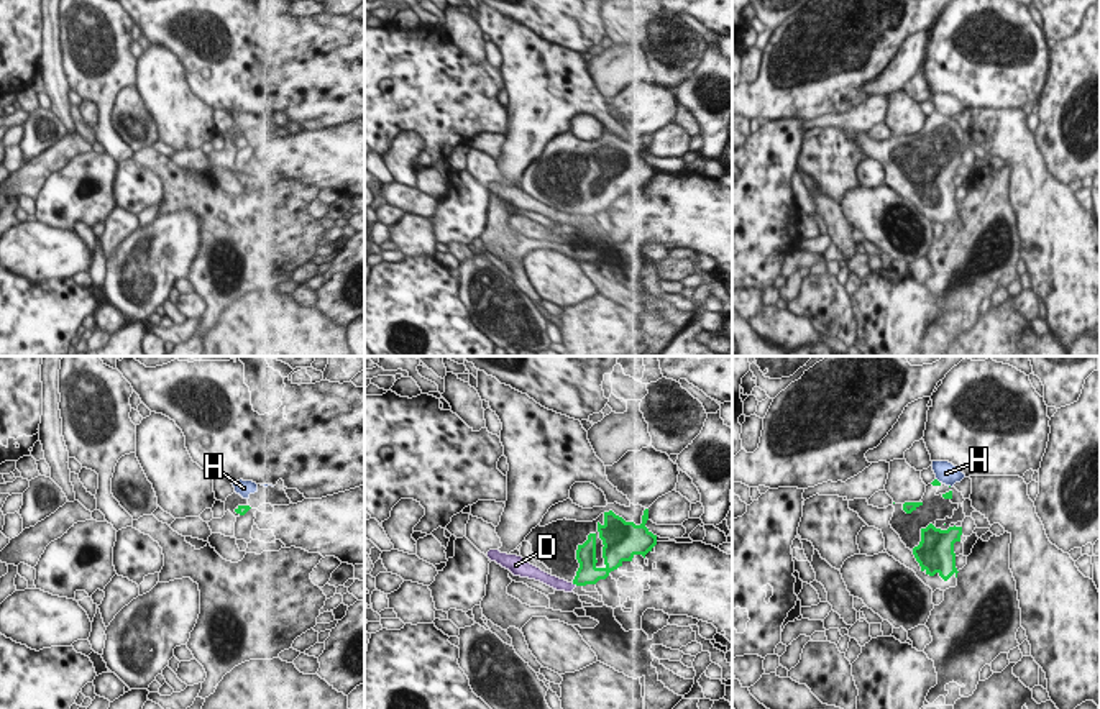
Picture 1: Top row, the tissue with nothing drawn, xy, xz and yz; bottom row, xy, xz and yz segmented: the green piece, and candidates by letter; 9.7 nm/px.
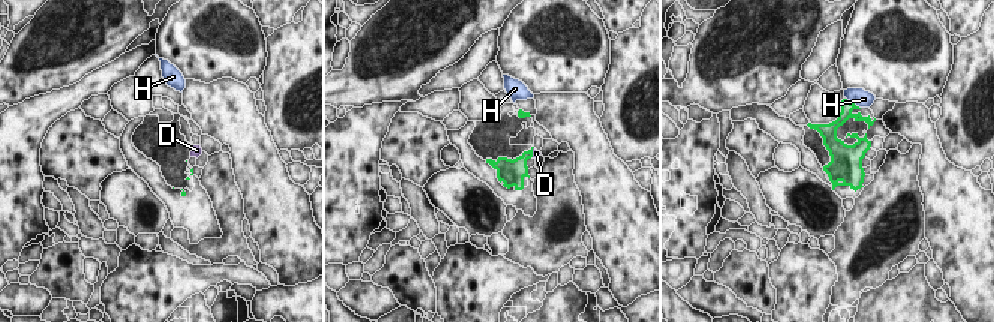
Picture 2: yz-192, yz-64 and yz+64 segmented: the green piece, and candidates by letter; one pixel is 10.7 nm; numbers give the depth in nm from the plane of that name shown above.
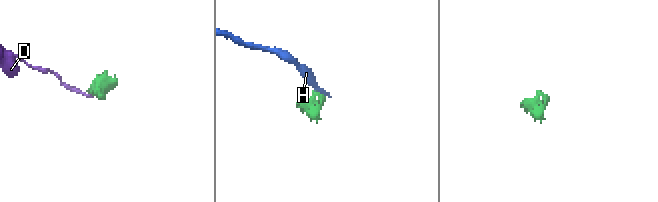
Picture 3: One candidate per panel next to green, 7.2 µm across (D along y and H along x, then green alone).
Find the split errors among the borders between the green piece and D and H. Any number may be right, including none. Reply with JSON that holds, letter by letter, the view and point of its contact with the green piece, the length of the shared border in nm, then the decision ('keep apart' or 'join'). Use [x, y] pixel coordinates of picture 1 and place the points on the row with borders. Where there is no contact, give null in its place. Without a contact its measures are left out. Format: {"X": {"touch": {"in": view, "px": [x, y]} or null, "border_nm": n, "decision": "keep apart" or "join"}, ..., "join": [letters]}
{"D": {"touch": {"in": "xz", "px": [575, 583]}, "border_nm": 70, "decision": "keep apart"}, "H": {"touch": {"in": "yz", "px": [938, 481]}, "border_nm": 70, "decision": "keep apart"}, "join": []}

